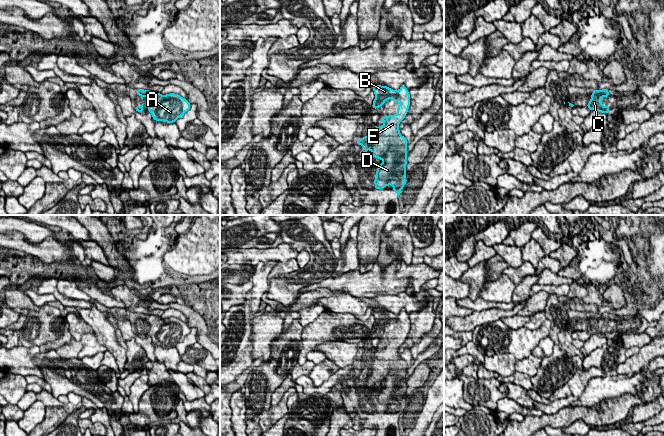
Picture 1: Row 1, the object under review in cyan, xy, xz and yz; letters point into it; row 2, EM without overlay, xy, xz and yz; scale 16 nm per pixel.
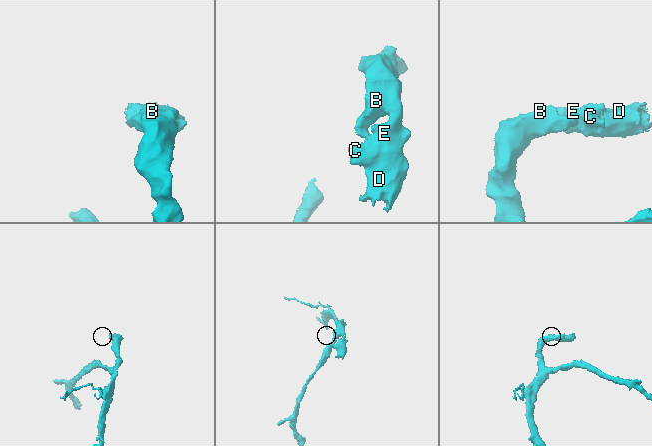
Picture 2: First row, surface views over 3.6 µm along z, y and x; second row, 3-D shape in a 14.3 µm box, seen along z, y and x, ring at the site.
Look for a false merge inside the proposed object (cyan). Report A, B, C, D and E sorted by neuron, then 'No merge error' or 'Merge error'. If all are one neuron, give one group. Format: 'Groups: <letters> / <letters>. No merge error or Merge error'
Groups: A B C D E. No merge error

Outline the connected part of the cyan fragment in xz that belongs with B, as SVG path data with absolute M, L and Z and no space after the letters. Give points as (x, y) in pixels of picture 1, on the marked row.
M376 84L373 86L375 99L372 108L383 106L386 100L392 99L395 104L399 103L397 113L386 117L380 117L383 126L375 126L371 136L357 139L357 144L364 149L363 153L370 150L374 158L383 159L384 162L377 167L375 172L374 189L384 189L392 185L393 191L398 194L407 182L407 139L401 135L399 123L405 118L410 107L410 94L405 85L399 90L393 90L387 86Z

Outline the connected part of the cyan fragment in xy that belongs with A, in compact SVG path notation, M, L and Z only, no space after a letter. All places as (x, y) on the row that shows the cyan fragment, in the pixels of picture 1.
M138 89L136 95L139 95L141 99L144 96L148 98L150 105L147 111L152 114L154 121L176 122L191 107L187 99L174 93L162 95L156 91Z

